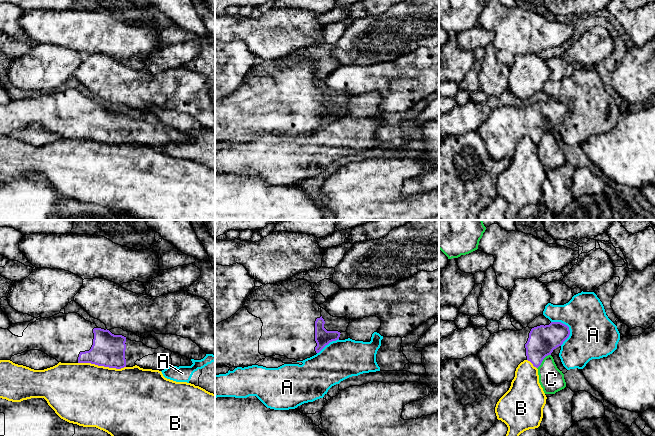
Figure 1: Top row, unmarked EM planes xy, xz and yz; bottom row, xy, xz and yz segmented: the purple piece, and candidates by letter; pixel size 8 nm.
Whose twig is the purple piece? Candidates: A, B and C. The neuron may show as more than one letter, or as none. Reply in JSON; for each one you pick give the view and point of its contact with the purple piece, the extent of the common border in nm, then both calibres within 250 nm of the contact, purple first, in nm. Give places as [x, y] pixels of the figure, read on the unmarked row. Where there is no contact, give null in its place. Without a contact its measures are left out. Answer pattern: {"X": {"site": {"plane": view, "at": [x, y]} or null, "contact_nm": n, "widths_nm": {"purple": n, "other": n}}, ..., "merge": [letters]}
{"merge": []}

